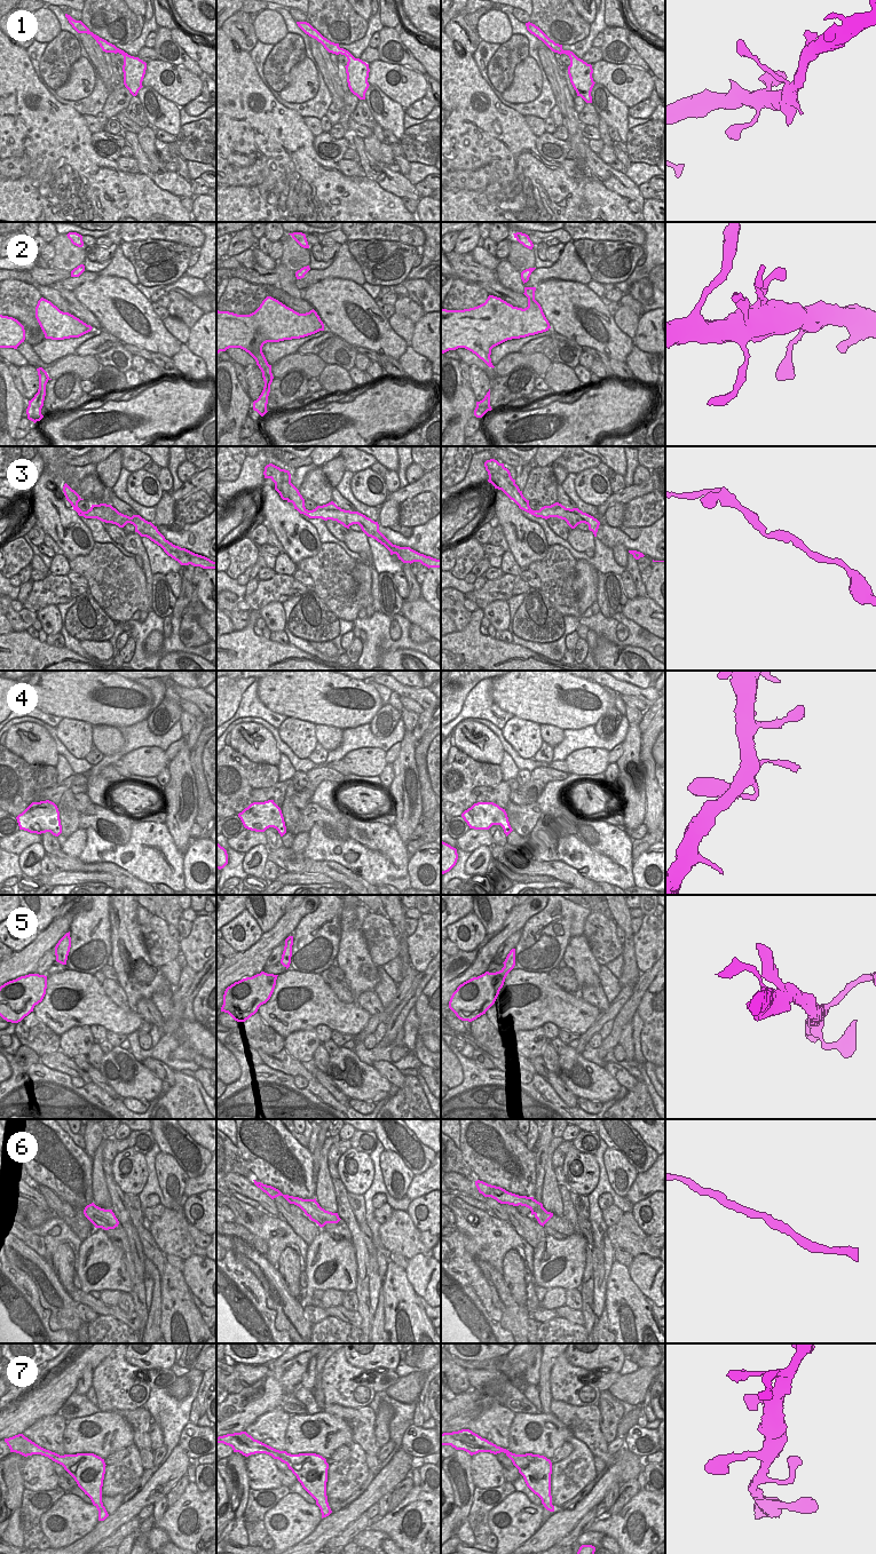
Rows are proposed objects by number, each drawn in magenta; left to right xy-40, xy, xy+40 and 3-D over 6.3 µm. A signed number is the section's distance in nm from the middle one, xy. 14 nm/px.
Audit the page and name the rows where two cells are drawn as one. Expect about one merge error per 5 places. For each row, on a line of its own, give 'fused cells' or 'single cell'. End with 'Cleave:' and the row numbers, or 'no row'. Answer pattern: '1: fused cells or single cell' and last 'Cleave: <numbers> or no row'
1: single cell
2: single cell
3: single cell
4: single cell
5: single cell
6: single cell
7: single cell
Cleave: no row

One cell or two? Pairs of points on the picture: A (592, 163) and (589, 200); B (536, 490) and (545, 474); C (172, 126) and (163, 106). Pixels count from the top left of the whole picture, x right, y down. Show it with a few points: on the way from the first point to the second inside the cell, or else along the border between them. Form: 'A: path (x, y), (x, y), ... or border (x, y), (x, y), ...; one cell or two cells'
A: border (584, 150), (588, 172), (614, 191); two cells
B: path (539, 486), (543, 477); one cell
C: path (171, 121), (163, 111); one cell

